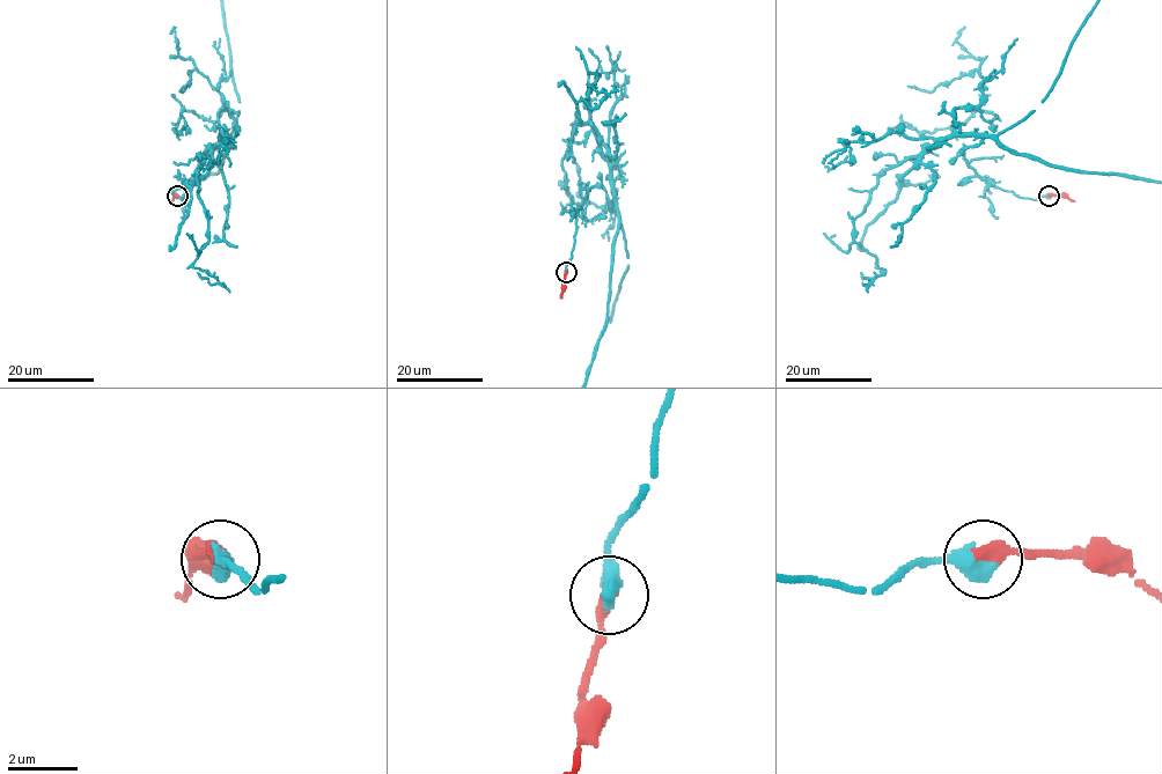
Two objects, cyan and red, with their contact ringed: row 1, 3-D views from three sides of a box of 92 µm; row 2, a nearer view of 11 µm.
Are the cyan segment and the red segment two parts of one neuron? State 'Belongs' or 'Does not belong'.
Belongs

